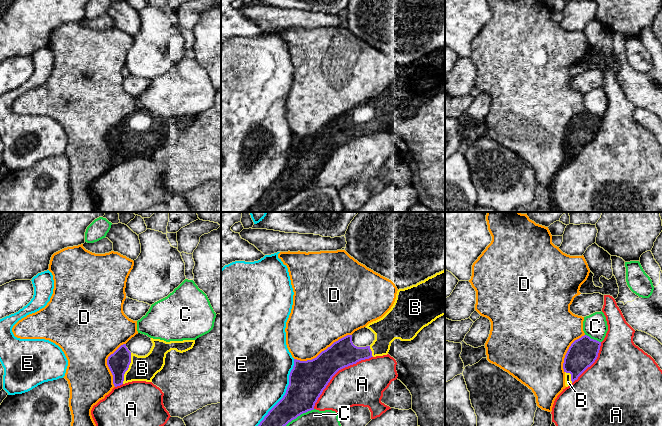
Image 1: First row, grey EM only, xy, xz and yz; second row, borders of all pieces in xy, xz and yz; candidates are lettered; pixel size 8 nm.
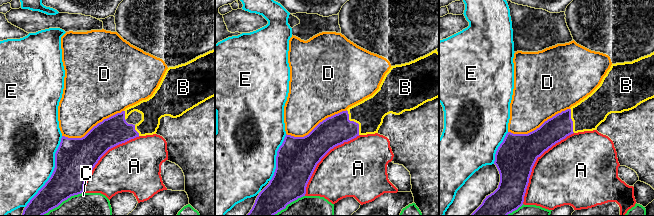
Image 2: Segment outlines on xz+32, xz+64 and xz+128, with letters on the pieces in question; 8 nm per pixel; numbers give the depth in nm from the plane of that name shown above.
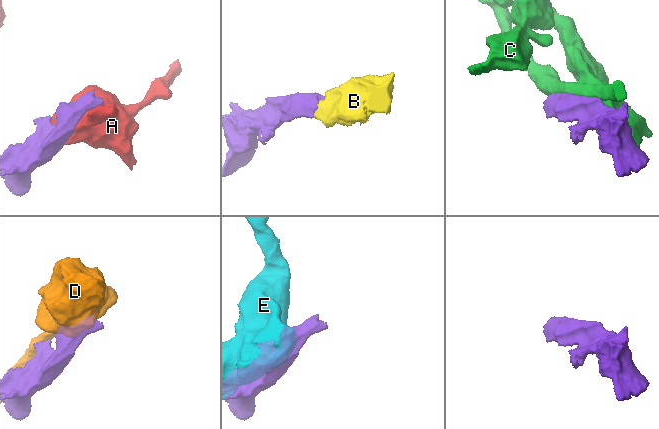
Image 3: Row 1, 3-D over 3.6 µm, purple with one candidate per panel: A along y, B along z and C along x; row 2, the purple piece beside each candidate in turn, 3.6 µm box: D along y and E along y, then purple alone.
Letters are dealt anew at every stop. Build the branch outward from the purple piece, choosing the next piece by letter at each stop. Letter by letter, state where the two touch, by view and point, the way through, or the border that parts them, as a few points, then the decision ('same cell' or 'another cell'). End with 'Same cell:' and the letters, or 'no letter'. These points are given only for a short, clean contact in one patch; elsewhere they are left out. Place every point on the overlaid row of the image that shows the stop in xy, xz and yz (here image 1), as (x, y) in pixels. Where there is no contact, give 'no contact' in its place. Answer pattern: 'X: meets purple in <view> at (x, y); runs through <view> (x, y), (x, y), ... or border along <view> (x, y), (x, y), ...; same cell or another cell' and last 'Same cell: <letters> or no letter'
A: meets purple in xz at (336, 372); another cell
B: meets purple in xy at (128, 367); runs through xy (118, 362), (128, 367), (142, 368); same cell
C: meets purple in xz at (299, 415); another cell
D: meets purple in xz at (322, 351); another cell
E: meets purple in xz at (286, 392); another cell
Same cell: B

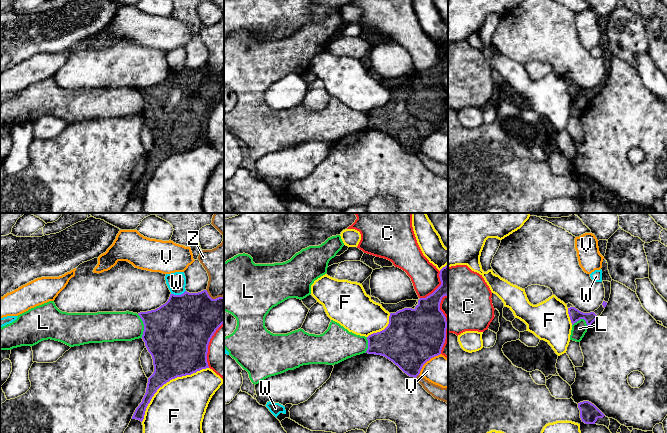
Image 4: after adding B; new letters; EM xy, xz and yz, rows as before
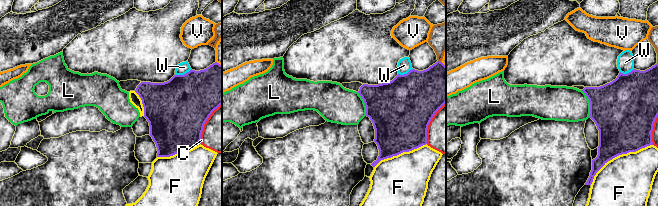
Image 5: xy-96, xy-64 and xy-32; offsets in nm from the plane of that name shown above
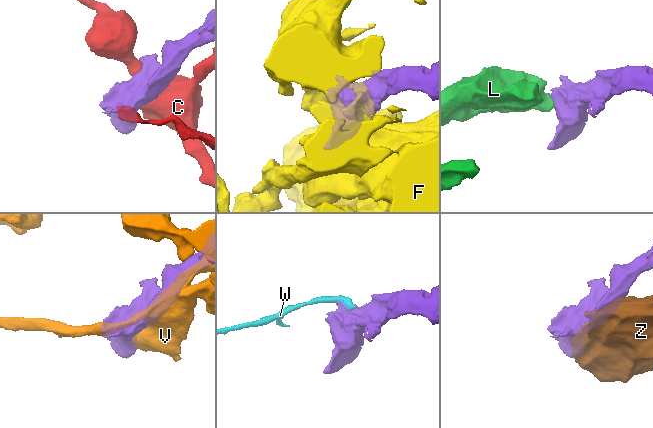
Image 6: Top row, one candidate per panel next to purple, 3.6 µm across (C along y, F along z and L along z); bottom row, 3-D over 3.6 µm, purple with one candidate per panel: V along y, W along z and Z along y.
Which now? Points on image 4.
C: meets purple in xz at (446, 323); another cell
F: meets purple in xy at (167, 381); another cell
L: meets purple in xy at (144, 326); border along xy (137, 314), (143, 324), (142, 337); another cell
V: meets purple in xz at (427, 360); another cell
W: meets purple in xy at (178, 295); border along xy (185, 290), (180, 294), (171, 294); another cell
Z: meets purple in xy at (213, 299); another cell
Same cell: no letter

